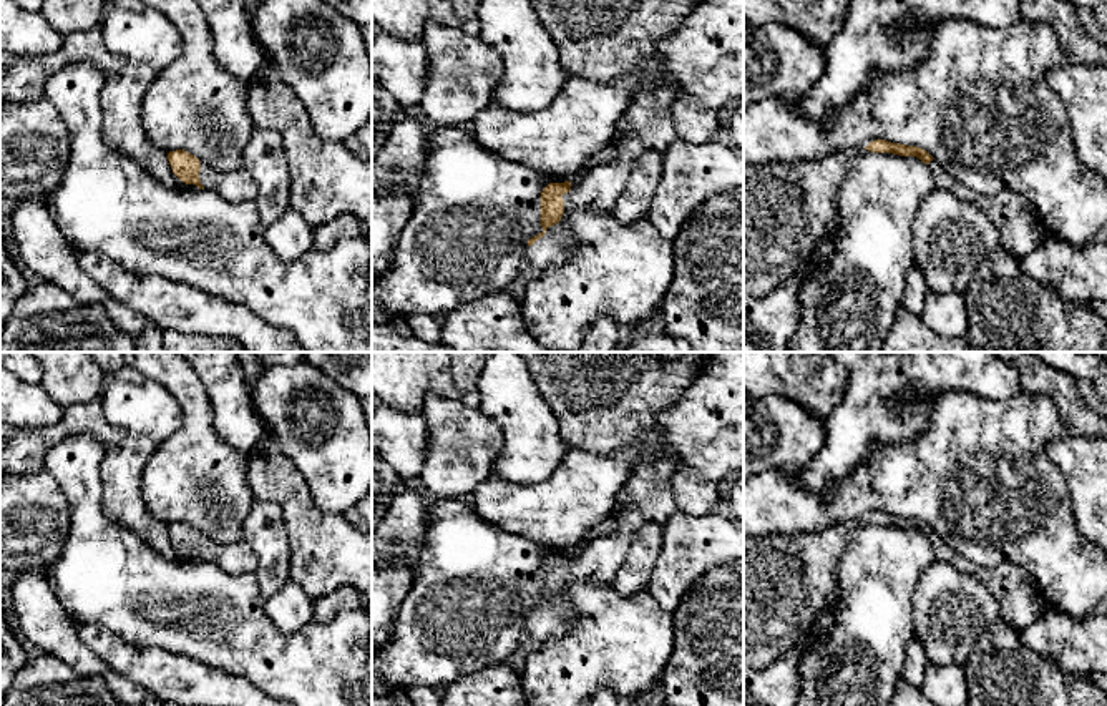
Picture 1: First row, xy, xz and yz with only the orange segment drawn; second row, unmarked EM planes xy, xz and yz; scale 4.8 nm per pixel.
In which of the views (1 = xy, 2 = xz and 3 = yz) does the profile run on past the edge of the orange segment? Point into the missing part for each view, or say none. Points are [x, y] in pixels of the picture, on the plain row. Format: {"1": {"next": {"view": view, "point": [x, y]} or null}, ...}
{"1": {"next": {"view": "xy", "point": [238, 558]}}, "2": {"next": {"view": "xz", "point": [646, 497]}}, "3": {"next": {"view": "yz", "point": [1021, 602]}}}

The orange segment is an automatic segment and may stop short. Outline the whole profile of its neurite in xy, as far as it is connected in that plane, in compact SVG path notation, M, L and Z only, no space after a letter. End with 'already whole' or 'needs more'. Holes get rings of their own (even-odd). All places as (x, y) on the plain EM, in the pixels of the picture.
M184 522L169 523L168 533L173 545L183 555L216 563L227 573L252 573L257 566L256 553L242 538L234 543L221 543L202 535L199 530Z | needs more

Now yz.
M875 512L865 522L919 530L929 538L938 561L944 561L959 573L981 580L999 601L1001 616L1019 631L1034 623L1047 610L1034 576L1021 565L1007 561L994 568L979 566L956 553L926 522L918 518Z | needs more

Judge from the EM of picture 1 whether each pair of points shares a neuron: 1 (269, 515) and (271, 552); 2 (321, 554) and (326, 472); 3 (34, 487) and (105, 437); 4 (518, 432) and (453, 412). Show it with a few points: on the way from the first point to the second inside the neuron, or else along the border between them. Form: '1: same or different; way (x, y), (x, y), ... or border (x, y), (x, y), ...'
1: same; way (273, 524), (271, 544)
2: different; border (302, 475), (311, 499), (319, 507), (342, 515)
3: different; border (43, 469), (17, 475)
4: different; border (477, 407), (502, 432), (502, 451), (495, 465)

